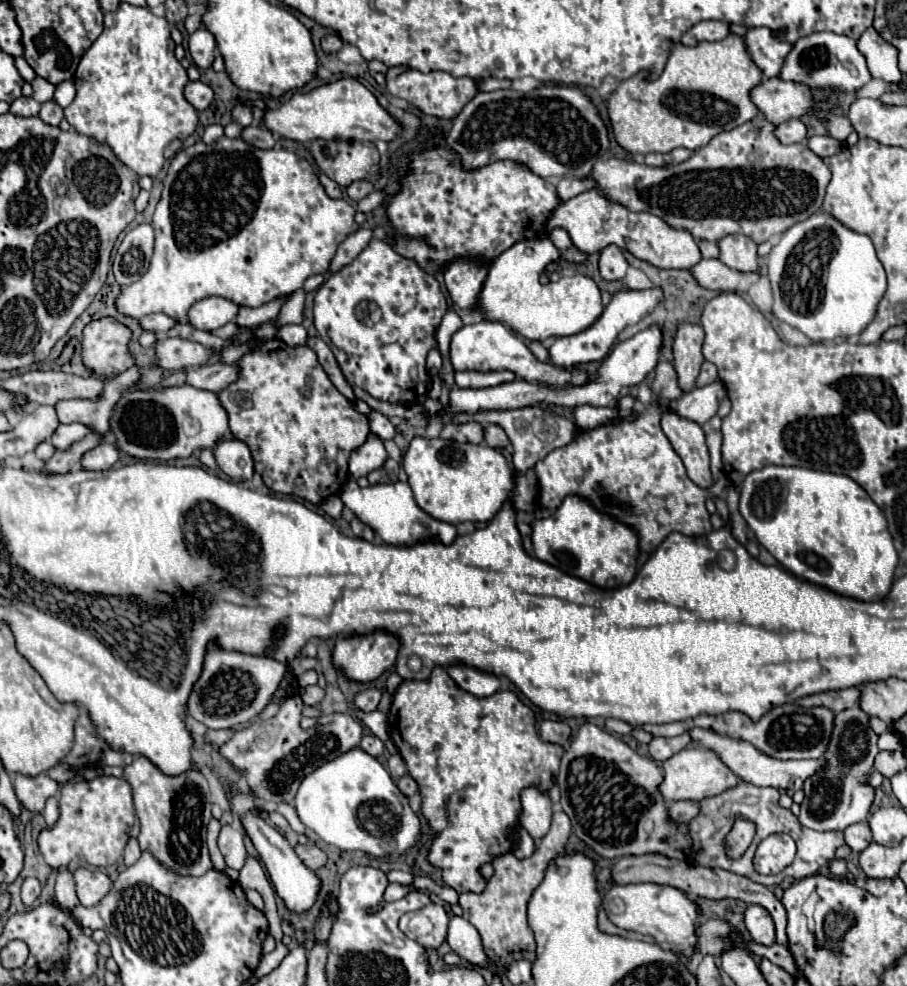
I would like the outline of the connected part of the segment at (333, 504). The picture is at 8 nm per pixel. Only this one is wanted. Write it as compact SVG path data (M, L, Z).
M328 497L328 499L324 499L322 503L320 503L320 507L332 517L332 519L338 519L340 515L342 515L342 501L340 501L340 497Z

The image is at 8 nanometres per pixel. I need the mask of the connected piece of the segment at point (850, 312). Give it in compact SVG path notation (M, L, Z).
M818 211L782 233L778 245L774 245L768 255L768 277L774 291L774 315L790 327L800 329L814 343L862 333L874 319L876 305L886 291L884 267L876 257L870 237L848 229L826 211Z

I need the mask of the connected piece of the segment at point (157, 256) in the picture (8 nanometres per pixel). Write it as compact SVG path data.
M220 137L212 145L196 143L188 149L178 151L176 157L170 163L168 175L164 179L164 191L162 191L162 197L160 197L160 203L156 207L154 221L152 221L152 227L154 227L154 233L156 233L156 245L154 245L154 257L150 261L150 269L136 283L122 289L120 297L116 299L116 307L124 315L130 315L130 317L136 317L136 319L142 319L148 313L160 311L160 313L166 313L166 315L174 317L178 323L188 323L186 313L188 313L190 305L194 301L204 299L204 297L218 295L218 297L234 301L236 305L246 305L246 307L258 307L258 305L264 305L272 299L286 297L286 295L302 289L302 285L308 277L324 275L328 271L328 265L330 265L338 245L358 229L358 223L354 221L354 215L356 215L356 209L352 205L348 205L344 199L332 199L332 197L326 195L326 191L320 185L312 165L306 159L300 159L292 151L286 151L286 149L264 151L264 149L248 145L244 139L230 139L230 137Z

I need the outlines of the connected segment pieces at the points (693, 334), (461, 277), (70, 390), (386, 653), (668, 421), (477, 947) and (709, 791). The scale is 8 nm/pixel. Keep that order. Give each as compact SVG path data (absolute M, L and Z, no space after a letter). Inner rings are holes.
M696 323L678 325L672 351L674 351L674 367L678 373L678 383L684 393L694 389L694 381L700 373L700 365L704 363L702 341L704 341L702 325Z
M454 259L444 269L444 281L450 297L462 309L474 309L488 267L478 267L472 259Z
M28 371L10 377L2 387L32 403L56 405L60 399L98 399L104 383L94 377L78 377L62 371Z
M384 631L350 639L340 637L332 653L332 665L350 681L370 683L396 663L394 651L398 653L398 639Z
M668 411L662 417L662 431L670 439L674 451L684 461L688 477L698 487L710 489L714 485L714 479L710 471L710 455L708 455L702 427L694 421L682 419L676 413Z
M452 917L448 925L448 945L452 947L454 953L458 953L462 959L466 959L474 967L484 967L492 969L494 965L488 961L488 955L484 953L482 939L478 931L462 917Z
M690 747L682 749L682 753L676 753L670 757L670 761L664 761L664 781L662 781L662 795L666 801L678 801L678 799L692 799L702 801L706 797L714 797L724 793L726 789L732 789L740 783L740 777L736 777L722 759L704 747Z

